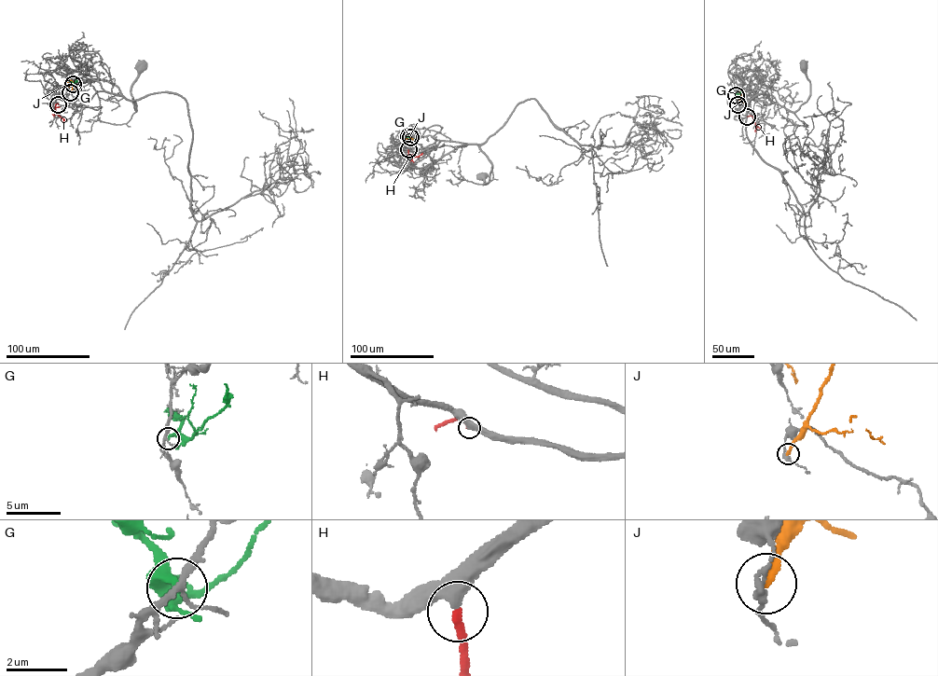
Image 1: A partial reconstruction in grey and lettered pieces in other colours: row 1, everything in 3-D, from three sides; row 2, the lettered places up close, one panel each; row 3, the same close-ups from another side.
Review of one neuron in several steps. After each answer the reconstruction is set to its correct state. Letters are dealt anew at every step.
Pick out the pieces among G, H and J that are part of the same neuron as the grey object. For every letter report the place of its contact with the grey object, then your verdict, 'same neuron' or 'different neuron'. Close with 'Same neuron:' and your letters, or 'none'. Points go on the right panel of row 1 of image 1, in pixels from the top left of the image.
G: meets grey at (736, 95); different neuron
H: meets grey at (747, 117); same neuron
J: meets grey at (737, 104); different neuron
Same neuron: H

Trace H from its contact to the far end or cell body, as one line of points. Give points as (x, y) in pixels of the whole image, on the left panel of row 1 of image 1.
H: (58, 104), (55, 105), (56, 114), (63, 120)

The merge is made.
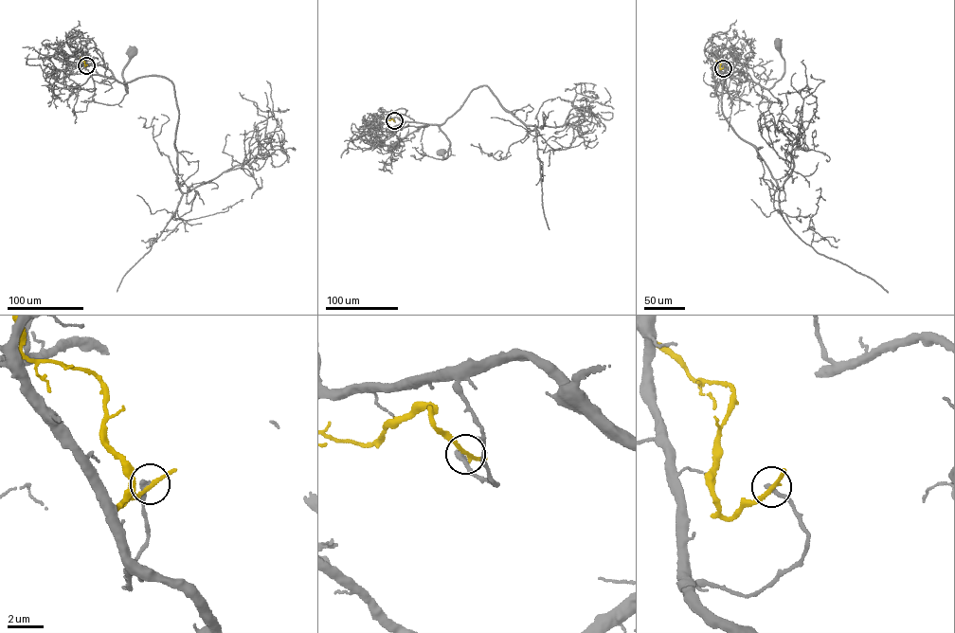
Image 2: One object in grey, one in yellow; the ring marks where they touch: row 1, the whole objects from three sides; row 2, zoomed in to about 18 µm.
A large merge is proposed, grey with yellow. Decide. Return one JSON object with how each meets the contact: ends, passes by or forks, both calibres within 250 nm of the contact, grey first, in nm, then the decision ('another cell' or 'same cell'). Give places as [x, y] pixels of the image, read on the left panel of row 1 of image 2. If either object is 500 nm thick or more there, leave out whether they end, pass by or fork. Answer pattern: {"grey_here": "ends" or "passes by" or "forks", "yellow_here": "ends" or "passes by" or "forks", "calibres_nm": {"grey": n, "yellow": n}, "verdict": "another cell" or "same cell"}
{"grey_here": "ends", "yellow_here": "passes by", "calibres_nm": {"grey": 320, "yellow": 200}, "verdict": "another cell"}

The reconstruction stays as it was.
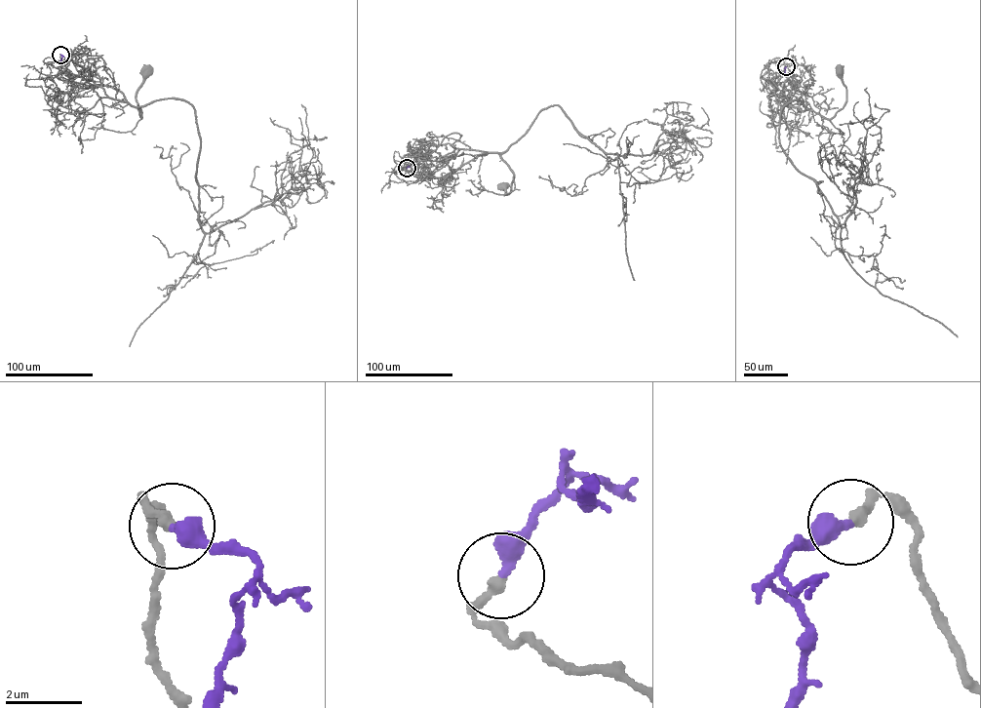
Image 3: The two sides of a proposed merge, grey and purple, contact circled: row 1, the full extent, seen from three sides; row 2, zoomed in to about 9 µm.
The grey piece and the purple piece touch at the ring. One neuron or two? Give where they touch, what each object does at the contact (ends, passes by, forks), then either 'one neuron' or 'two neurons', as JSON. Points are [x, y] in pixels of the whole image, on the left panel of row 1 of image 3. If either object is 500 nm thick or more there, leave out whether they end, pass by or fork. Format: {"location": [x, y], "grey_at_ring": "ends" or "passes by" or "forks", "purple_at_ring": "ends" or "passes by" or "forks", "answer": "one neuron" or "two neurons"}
{"location": [60, 55], "grey_at_ring": "ends", "purple_at_ring": "ends", "answer": "one neuron"}

